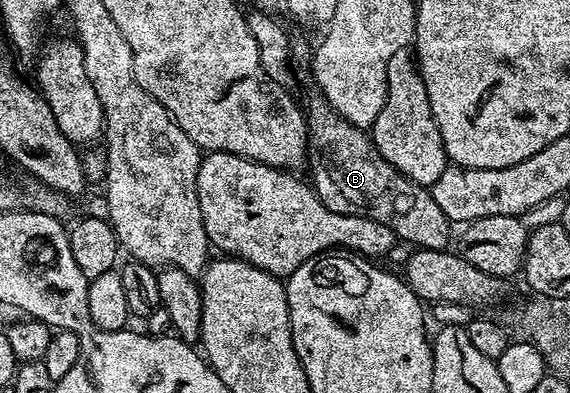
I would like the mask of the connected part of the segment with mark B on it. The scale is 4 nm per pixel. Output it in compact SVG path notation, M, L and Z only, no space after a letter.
M312 89L305 99L302 99L302 110L308 121L308 154L310 156L310 167L312 163L311 186L316 196L330 209L339 215L361 215L363 219L378 221L378 225L386 225L395 233L397 240L413 243L411 246L426 251L442 251L449 246L448 230L450 224L448 219L438 209L438 201L434 201L431 190L414 181L410 181L378 149L372 144L371 134L363 127L350 125L350 121L343 119L326 101L326 97L319 90Z

